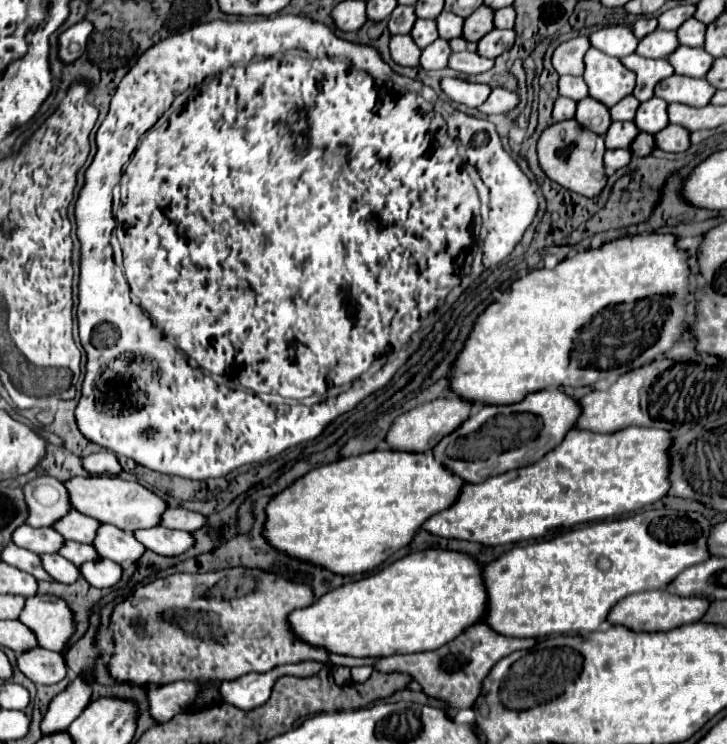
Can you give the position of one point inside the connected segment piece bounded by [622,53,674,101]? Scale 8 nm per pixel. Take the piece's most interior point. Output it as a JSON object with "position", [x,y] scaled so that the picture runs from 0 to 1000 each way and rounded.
{"position":[893,97]}

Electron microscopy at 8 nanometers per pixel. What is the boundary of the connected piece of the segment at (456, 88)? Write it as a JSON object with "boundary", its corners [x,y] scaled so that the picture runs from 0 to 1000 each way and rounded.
{"boundary":[[[608,106],[608,122],[630,138],[644,144],[660,144],[677,125],[677,117],[669,112],[644,112],[635,106]]]}

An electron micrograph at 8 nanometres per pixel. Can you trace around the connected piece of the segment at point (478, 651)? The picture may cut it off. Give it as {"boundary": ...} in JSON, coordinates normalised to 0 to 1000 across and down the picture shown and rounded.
{"boundary":[[[655,837],[638,853],[627,856],[622,864],[613,864],[611,870],[600,875],[580,875],[580,878],[564,878],[564,880],[539,880],[523,886],[514,899],[523,902],[553,902],[564,905],[583,926],[586,934],[611,940],[622,948],[622,956],[616,956],[619,964],[624,964],[633,953],[649,950],[655,940],[663,931],[663,915],[674,905],[674,899],[696,880],[735,870],[737,859],[715,859],[715,856],[696,856],[682,851],[669,837]]]}

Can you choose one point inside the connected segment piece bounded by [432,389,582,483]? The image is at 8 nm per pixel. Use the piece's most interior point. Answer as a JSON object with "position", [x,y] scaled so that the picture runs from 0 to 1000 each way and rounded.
{"position":[684,589]}

